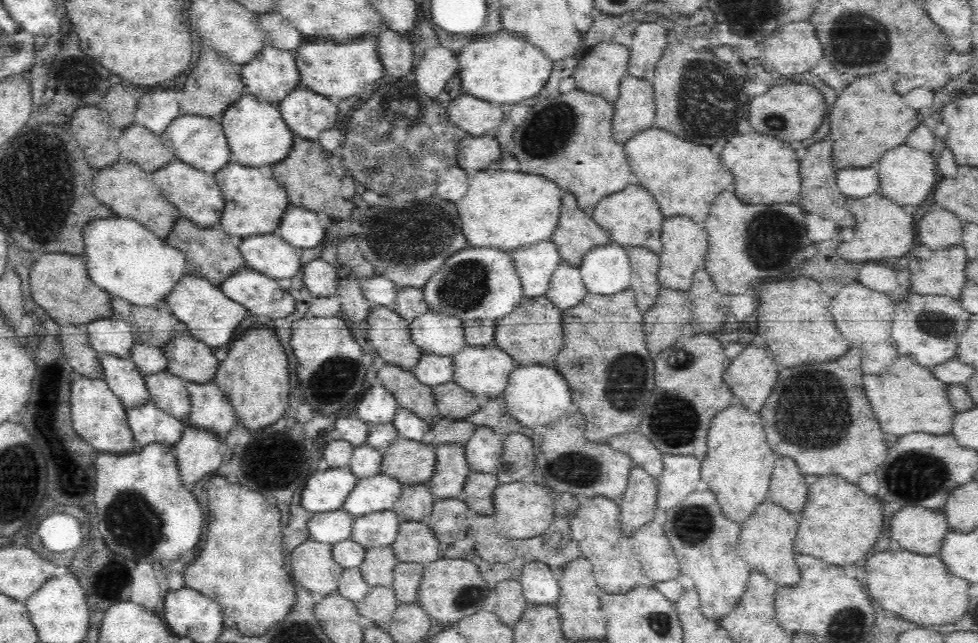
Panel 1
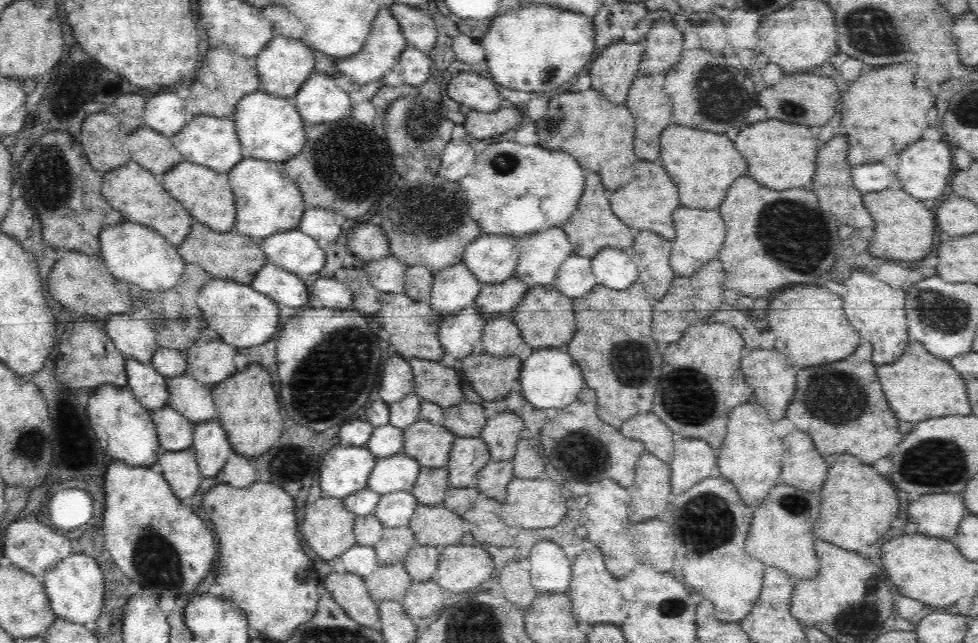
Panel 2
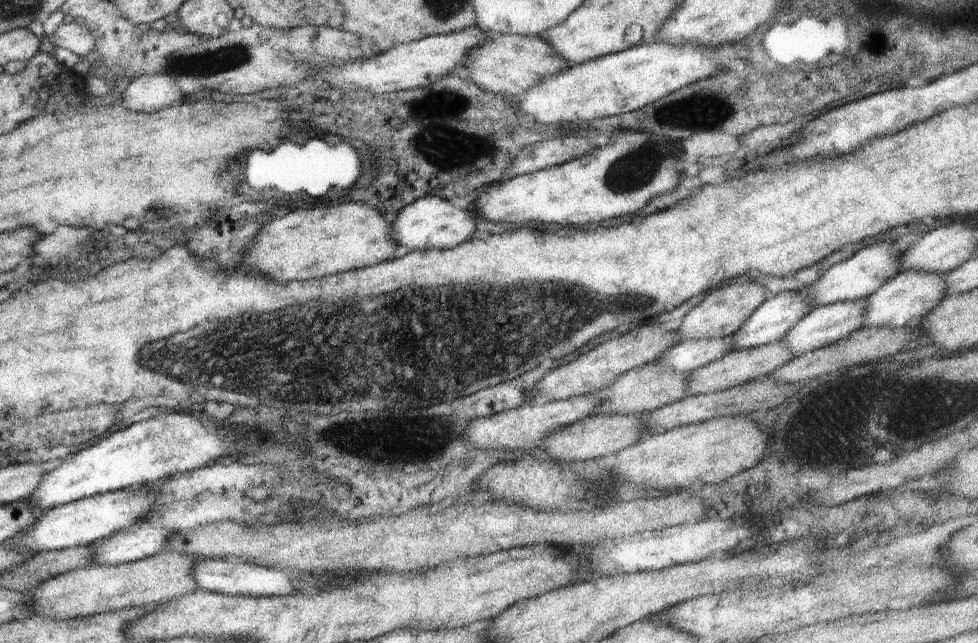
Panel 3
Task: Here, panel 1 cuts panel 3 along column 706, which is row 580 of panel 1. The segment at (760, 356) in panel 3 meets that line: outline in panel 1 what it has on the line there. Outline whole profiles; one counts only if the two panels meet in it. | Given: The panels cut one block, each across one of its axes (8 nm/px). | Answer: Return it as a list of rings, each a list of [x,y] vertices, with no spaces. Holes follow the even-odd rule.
[[[391,545],[372,547],[367,549],[359,569],[370,586],[390,587],[393,583],[393,570],[398,563]]]

